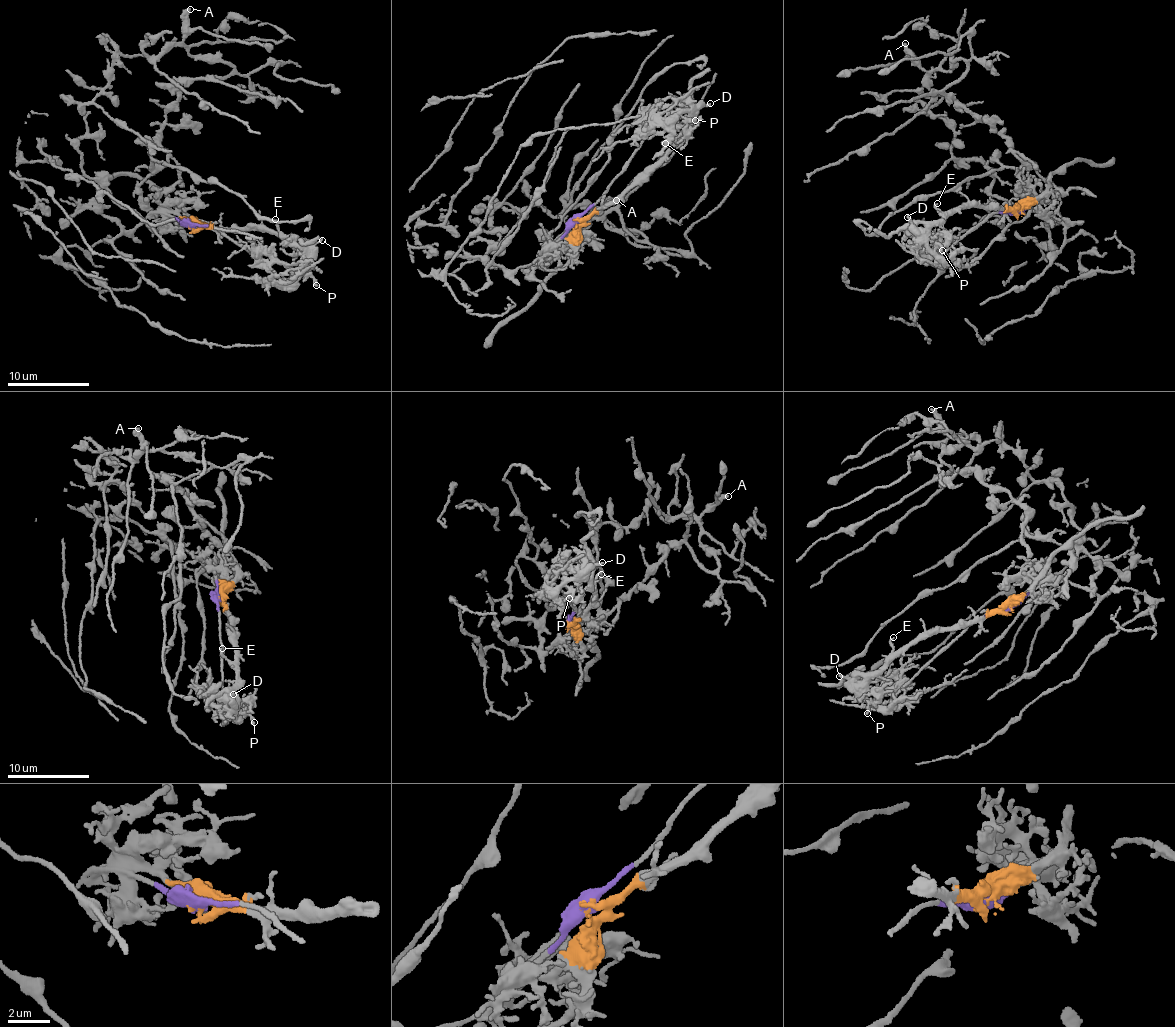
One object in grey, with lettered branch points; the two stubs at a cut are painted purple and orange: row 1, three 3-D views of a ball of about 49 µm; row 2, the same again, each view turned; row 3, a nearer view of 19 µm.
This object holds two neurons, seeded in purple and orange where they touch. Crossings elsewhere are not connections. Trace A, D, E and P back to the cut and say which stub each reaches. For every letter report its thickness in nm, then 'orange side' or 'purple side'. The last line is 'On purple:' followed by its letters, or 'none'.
A: calibre 340 nm; purple side
D: calibre 200 nm; orange side
E: calibre 170 nm; orange side
P: calibre 200 nm; orange side
On purple: A

